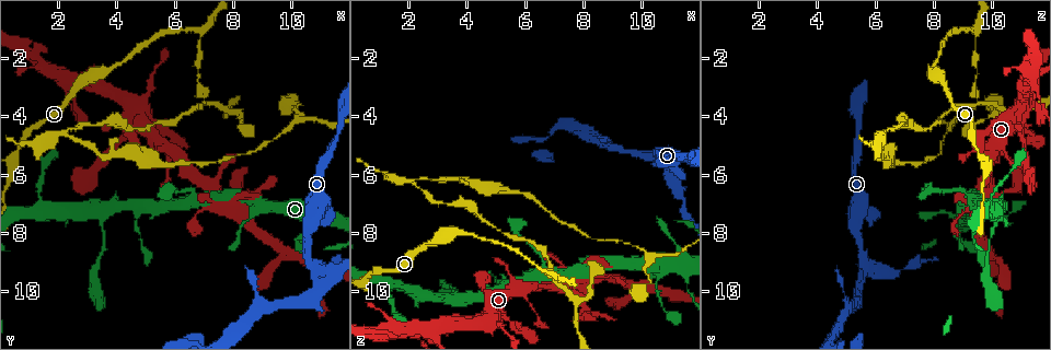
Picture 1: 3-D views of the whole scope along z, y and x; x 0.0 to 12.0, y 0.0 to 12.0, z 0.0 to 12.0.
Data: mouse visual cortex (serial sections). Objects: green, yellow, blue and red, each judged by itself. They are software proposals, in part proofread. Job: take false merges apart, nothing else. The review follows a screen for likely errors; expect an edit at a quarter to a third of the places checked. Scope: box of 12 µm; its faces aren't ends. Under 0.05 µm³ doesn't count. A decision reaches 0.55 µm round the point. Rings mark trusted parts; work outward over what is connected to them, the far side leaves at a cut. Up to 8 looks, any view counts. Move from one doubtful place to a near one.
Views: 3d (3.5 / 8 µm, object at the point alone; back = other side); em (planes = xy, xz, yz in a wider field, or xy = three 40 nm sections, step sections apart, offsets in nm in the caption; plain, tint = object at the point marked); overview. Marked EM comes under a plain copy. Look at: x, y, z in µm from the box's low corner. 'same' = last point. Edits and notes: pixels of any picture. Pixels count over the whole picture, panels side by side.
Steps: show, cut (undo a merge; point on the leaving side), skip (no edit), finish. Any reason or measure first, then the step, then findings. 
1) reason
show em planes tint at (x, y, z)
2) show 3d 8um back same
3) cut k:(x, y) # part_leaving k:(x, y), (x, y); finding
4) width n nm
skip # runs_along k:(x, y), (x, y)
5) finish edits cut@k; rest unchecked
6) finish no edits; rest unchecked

thick turns thin
show 3d 3.5um at (6.8, 7.2, 9.1)

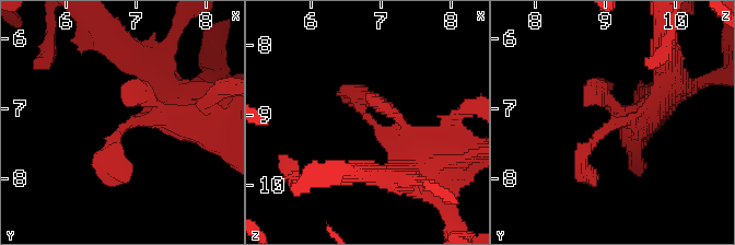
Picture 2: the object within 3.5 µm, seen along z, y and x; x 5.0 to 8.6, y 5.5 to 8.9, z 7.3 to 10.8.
show em xy step 1 tint at (6.85, 7.30, 9.05)

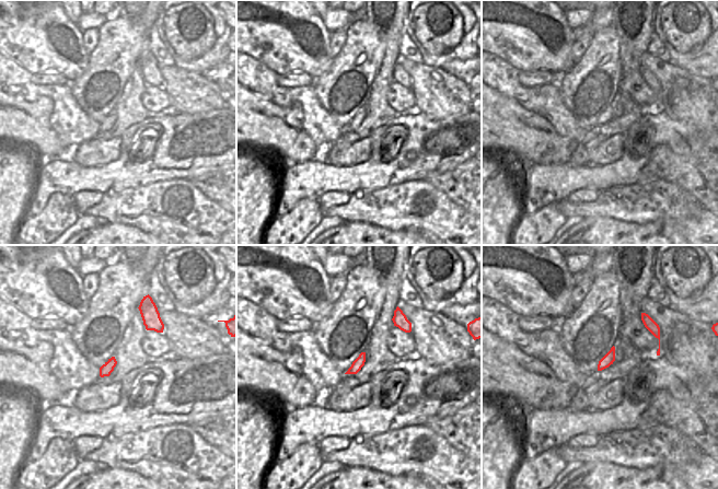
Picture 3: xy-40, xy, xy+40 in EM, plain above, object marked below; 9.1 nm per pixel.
skip # runs_along 2:(188, 107), (131, 120), (115, 137), (112, 181); all the same cell

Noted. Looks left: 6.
two arms in line, one across
show 3d 8um at (3.7, 7.2, 10.3)

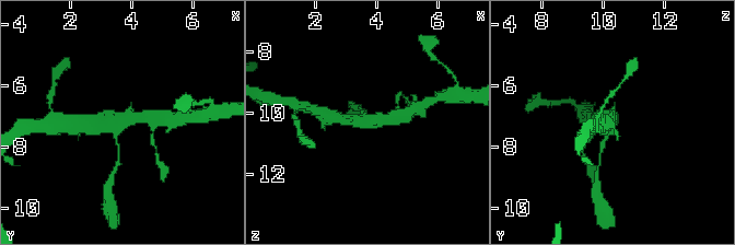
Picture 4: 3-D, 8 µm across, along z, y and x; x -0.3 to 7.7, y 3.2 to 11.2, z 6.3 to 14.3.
arms 3; arm_widths 150, 300, 400 nm; need the tissue
show em planes tint at (3.7, 7.1, 10.2)

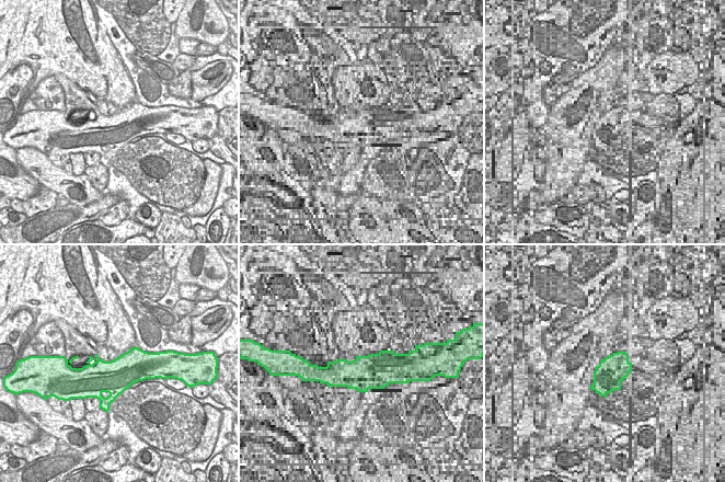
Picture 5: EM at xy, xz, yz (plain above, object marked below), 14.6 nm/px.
skip # runs_along 4:(152, 118), (89, 125); all the same cell

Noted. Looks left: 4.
three-way junction
show 3d 3.5um at (6.9, 1.1, 9.4)

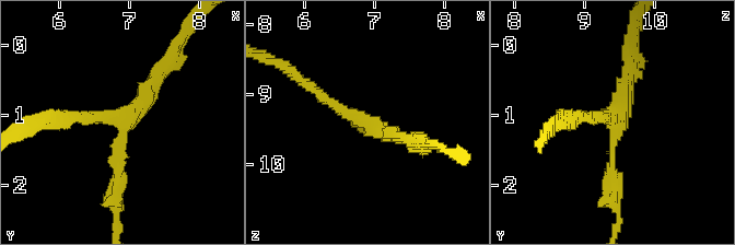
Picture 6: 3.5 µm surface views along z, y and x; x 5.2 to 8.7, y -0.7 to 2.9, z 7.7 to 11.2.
arms 3; arm_widths 150, 150, 200 nm
show em xy step 2 tint at (6.85, 1.15, 9.40)

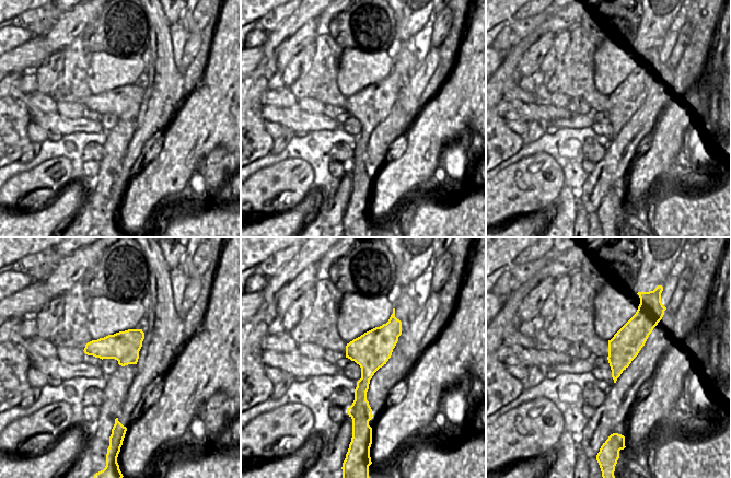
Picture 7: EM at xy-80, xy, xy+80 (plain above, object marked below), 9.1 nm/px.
skip # runs_along 6:(60, 120), (121, 124), (118, 198); continuous, no second cell

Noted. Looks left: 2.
finish no edits; rest unchecked

